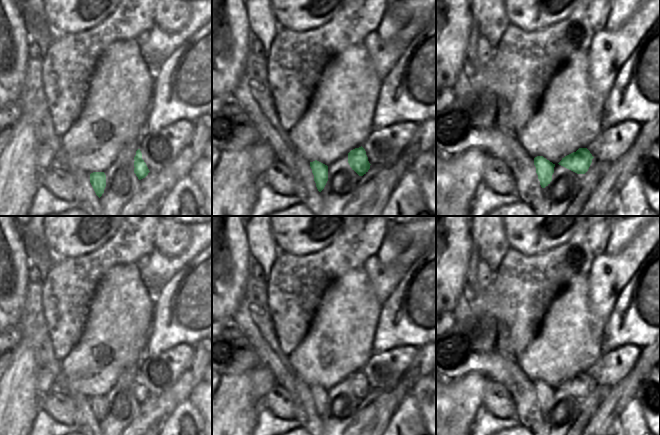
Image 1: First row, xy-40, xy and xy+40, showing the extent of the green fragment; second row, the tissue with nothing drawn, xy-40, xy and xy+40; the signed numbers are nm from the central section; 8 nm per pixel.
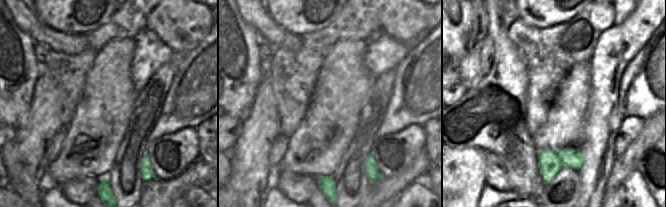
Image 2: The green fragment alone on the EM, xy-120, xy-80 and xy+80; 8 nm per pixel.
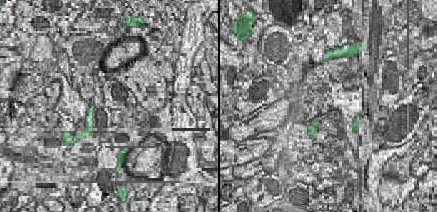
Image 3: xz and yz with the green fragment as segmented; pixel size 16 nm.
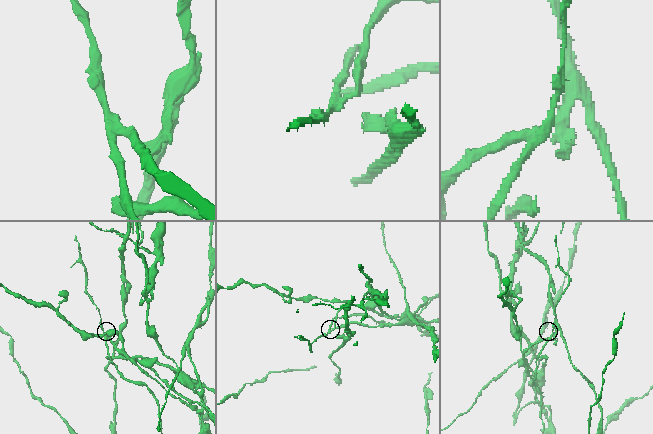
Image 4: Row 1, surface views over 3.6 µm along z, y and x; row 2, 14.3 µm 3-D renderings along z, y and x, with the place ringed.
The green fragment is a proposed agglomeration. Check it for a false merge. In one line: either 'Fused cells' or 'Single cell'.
Fused cells

